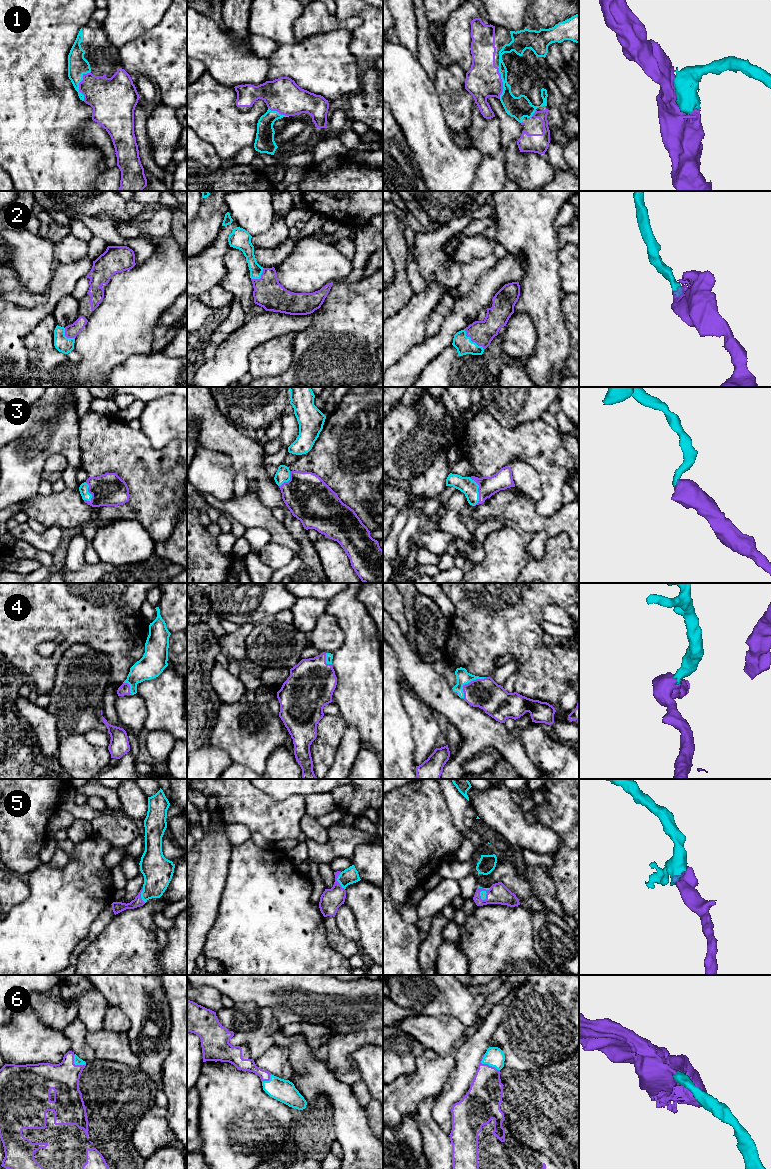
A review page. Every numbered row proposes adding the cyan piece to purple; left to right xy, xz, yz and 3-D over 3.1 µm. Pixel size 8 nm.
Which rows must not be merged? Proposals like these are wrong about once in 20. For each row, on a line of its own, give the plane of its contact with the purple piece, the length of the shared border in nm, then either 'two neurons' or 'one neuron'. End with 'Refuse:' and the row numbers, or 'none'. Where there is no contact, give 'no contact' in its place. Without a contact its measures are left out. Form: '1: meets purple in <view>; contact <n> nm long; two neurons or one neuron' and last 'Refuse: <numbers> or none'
1: meets purple in xy; contact 240 nm long; one neuron
2: meets purple in yz; contact 240 nm long; one neuron
3: meets purple in yz; contact 240 nm long; one neuron
4: meets purple in yz; contact 260 nm long; one neuron
5: meets purple in xz; contact 150 nm long; one neuron
6: meets purple in yz; contact 180 nm long; one neuron
Refuse: none

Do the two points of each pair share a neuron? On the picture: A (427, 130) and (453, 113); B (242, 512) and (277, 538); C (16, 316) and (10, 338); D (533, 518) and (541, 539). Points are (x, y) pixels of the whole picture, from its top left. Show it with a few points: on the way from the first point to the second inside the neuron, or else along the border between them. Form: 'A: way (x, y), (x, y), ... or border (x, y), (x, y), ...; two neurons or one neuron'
A: border (438, 96), (448, 127); two neurons
B: way (252, 513), (259, 515), (272, 528); one neuron
C: way (13, 321), (10, 324), (10, 333); one neuron
D: border (534, 533), (543, 531), (549, 537); two neurons

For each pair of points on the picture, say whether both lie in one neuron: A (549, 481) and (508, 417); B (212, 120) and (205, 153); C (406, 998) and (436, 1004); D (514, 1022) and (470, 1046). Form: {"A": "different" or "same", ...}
{"A": "different", "B": "different", "C": "same", "D": "different"}

